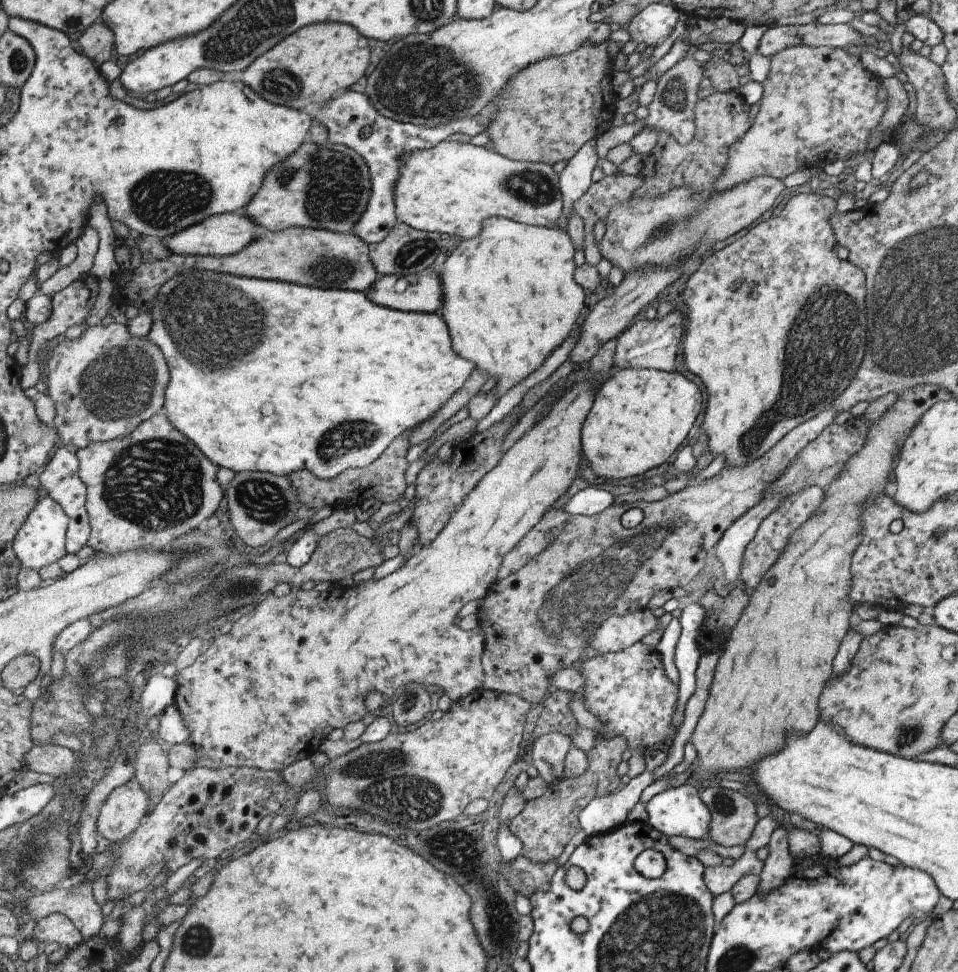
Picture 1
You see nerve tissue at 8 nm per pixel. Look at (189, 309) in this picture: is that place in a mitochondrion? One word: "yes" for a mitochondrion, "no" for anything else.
yes

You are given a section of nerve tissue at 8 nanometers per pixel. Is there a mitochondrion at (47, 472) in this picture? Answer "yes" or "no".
no

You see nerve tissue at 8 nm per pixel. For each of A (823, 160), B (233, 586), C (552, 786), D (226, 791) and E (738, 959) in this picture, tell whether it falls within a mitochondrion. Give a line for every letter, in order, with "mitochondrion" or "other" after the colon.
A: other
B: mitochondrion
C: other
D: other
E: mitochondrion

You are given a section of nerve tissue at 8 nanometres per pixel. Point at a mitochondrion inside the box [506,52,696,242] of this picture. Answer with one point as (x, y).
(675, 85)

